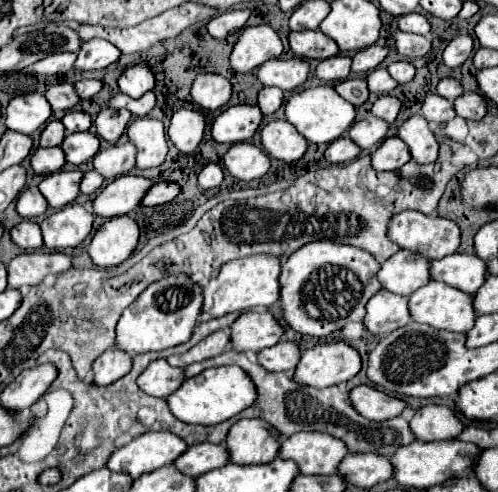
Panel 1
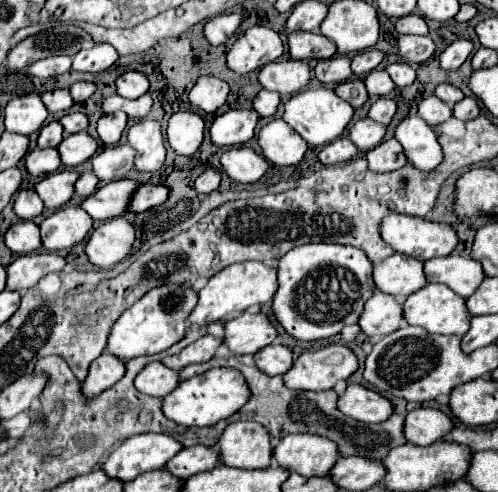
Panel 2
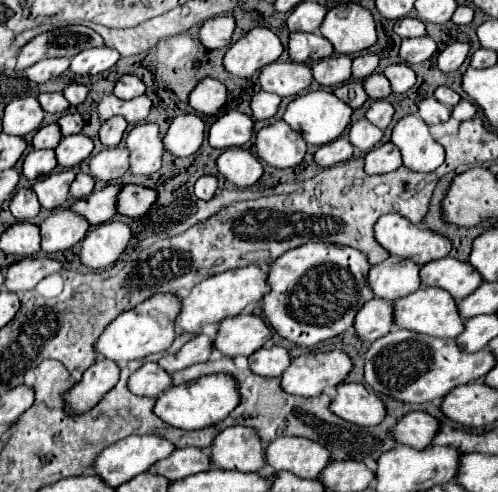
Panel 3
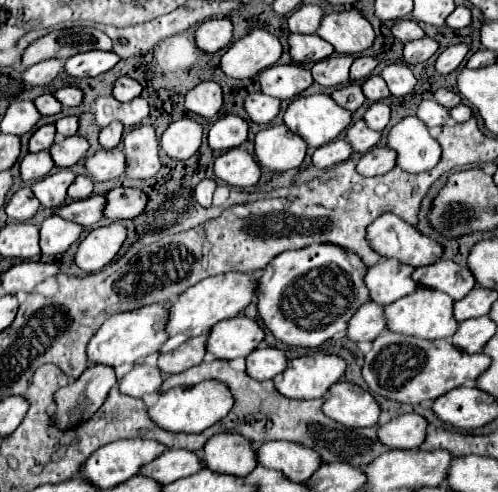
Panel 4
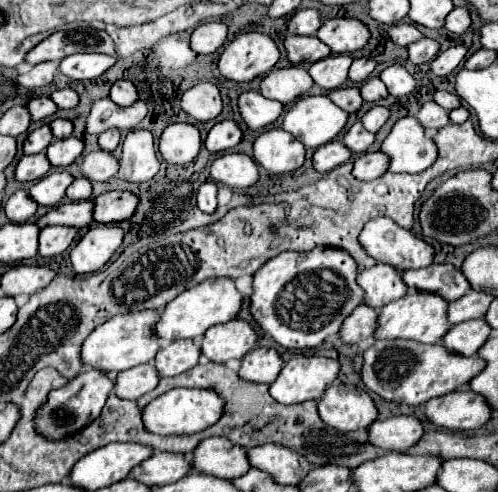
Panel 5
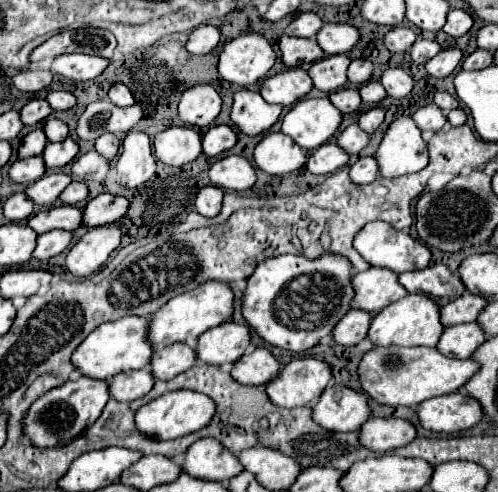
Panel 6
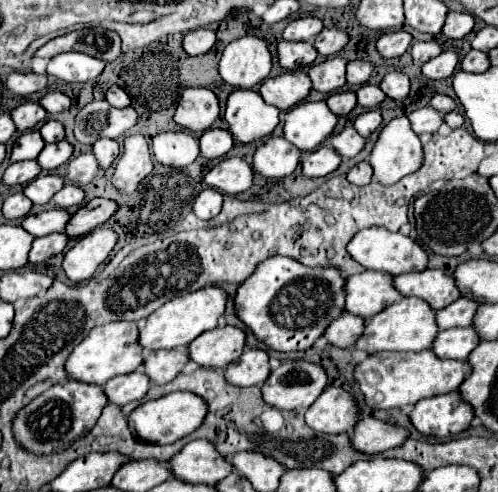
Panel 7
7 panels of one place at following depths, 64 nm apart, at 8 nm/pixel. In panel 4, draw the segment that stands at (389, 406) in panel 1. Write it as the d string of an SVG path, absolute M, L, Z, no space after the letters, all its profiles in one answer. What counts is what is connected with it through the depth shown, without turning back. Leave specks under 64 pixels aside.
M336 382L330 388L330 398L322 404L322 412L334 422L348 428L376 426L380 406L370 392L350 382Z

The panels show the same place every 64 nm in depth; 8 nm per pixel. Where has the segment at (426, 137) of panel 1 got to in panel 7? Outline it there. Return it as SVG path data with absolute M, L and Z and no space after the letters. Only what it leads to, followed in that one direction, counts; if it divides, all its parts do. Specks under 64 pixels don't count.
M394 118L380 130L368 158L372 178L382 186L396 184L402 176L408 176L422 166L422 156L422 144L412 132L408 118Z

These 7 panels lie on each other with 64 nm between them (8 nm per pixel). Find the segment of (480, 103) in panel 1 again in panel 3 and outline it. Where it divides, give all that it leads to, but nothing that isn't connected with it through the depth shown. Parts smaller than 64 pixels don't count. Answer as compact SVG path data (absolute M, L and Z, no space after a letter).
M460 100L454 110L452 110L452 118L456 118L458 122L464 122L464 120L470 120L472 116L476 114L476 106L466 102L466 100Z

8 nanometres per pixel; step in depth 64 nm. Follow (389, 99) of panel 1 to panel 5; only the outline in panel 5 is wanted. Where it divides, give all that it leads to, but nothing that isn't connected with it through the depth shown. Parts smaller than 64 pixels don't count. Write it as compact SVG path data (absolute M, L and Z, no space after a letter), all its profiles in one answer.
M374 106L374 108L370 108L364 116L362 116L362 126L368 130L368 132L378 132L380 130L380 126L384 124L388 120L388 110L384 108L384 106Z

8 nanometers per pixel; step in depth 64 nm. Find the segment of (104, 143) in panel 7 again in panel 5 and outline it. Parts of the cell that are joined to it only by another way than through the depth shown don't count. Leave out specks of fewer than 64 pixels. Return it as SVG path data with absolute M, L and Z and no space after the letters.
M118 130L104 132L104 134L100 134L100 138L98 138L98 146L100 146L100 150L104 150L104 152L114 152L114 150L118 148L118 142L120 142L120 132L118 132Z

